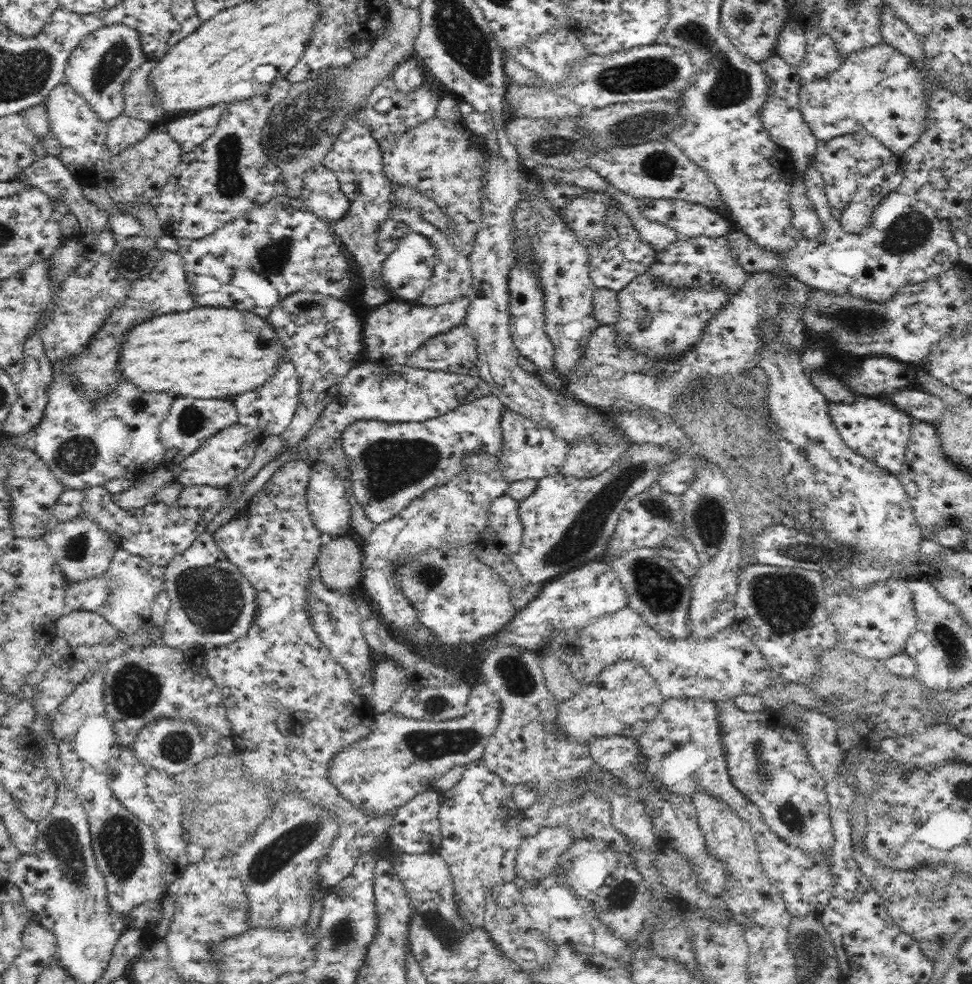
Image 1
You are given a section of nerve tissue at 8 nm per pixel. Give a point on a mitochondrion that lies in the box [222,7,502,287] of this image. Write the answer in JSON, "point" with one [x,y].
{"point":[298,128]}

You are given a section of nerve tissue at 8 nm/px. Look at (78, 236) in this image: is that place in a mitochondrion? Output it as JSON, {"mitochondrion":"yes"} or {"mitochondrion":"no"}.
{"mitochondrion":"no"}

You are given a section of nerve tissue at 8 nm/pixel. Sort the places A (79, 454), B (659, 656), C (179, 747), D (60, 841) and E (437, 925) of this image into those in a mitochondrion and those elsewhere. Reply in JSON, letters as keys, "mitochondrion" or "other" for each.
{"A":"mitochondrion","B":"mitochondrion","C":"mitochondrion","D":"mitochondrion","E":"mitochondrion"}

